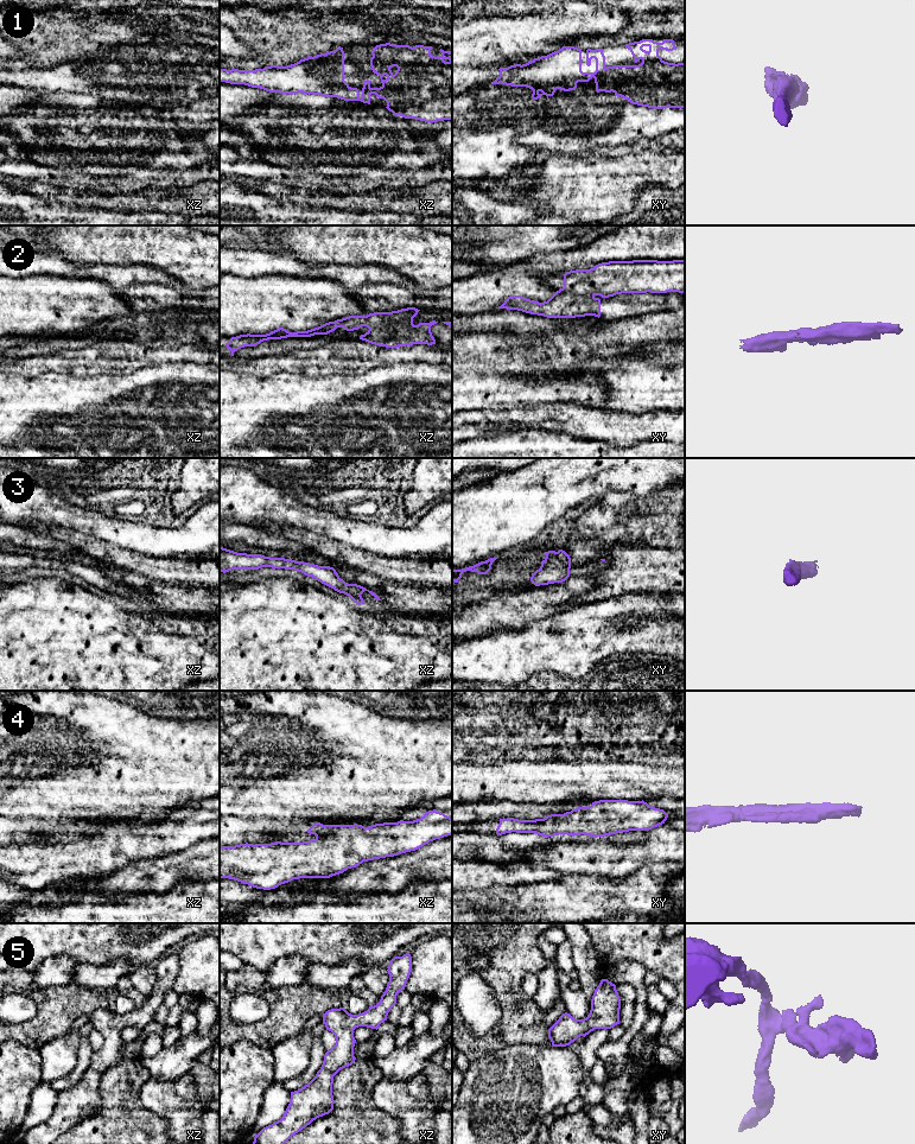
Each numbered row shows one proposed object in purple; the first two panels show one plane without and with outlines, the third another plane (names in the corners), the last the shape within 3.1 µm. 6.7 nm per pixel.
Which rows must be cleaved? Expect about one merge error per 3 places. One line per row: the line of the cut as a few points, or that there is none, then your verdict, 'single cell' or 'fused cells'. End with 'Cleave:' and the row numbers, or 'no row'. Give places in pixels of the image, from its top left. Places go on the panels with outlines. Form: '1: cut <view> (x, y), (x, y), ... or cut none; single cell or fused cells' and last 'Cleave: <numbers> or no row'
1: cut none; single cell
2: cut xy (558, 291), (591, 294), (593, 297); fused cells
3: cut none; single cell
4: cut none; single cell
5: cut none; single cell
Cleave: 2

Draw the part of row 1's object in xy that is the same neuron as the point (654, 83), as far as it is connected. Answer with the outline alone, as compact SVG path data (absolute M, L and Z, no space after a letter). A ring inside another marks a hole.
M642 39L624 45L633 55L634 62L642 62L635 65L605 66L603 49L586 50L586 65L596 59L595 72L582 71L582 49L563 46L547 56L534 58L526 64L515 64L508 68L500 68L500 76L491 84L506 84L511 87L527 87L533 90L532 98L538 100L542 95L553 96L557 89L570 91L577 88L578 82L589 82L592 77L596 83L596 91L614 93L628 102L642 107L685 108L685 63L668 63L659 56L659 50L676 50L673 39L663 39L662 43L653 39Z

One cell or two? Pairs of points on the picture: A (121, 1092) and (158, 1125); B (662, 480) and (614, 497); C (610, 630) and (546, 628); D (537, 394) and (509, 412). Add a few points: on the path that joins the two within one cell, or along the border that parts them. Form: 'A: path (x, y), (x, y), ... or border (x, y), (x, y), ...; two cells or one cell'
A: path (127, 1103), (147, 1123); one cell
B: border (656, 493), (635, 496), (608, 490), (603, 495); two cells
C: path (595, 630), (561, 630); one cell
D: border (553, 401), (500, 404), (497, 406); two cells

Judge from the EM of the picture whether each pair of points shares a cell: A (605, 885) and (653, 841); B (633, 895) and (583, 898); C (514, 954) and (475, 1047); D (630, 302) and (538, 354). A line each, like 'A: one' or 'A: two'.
A: two
B: one
C: one
D: two

